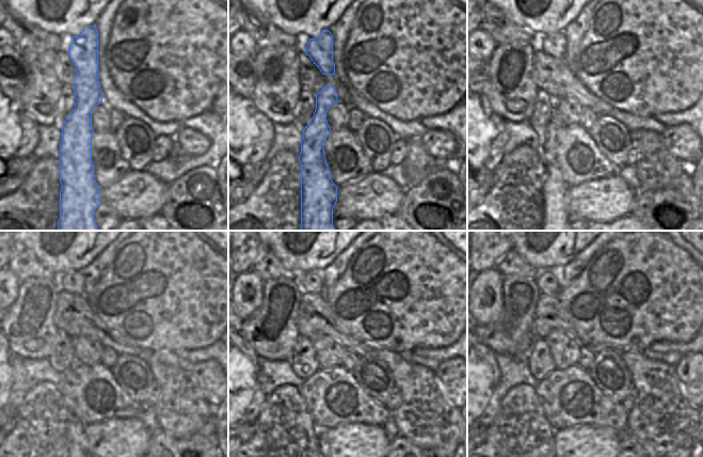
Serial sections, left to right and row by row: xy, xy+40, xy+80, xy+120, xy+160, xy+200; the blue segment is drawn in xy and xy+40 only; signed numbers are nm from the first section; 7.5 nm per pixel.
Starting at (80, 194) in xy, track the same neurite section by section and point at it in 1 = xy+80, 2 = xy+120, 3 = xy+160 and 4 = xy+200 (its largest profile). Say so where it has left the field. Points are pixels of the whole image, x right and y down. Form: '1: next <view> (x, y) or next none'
1: next xy+80 (555, 190)
2: next xy+120 (77, 443)
3: next xy+160 (316, 285)
4: next xy+200 (553, 284)

